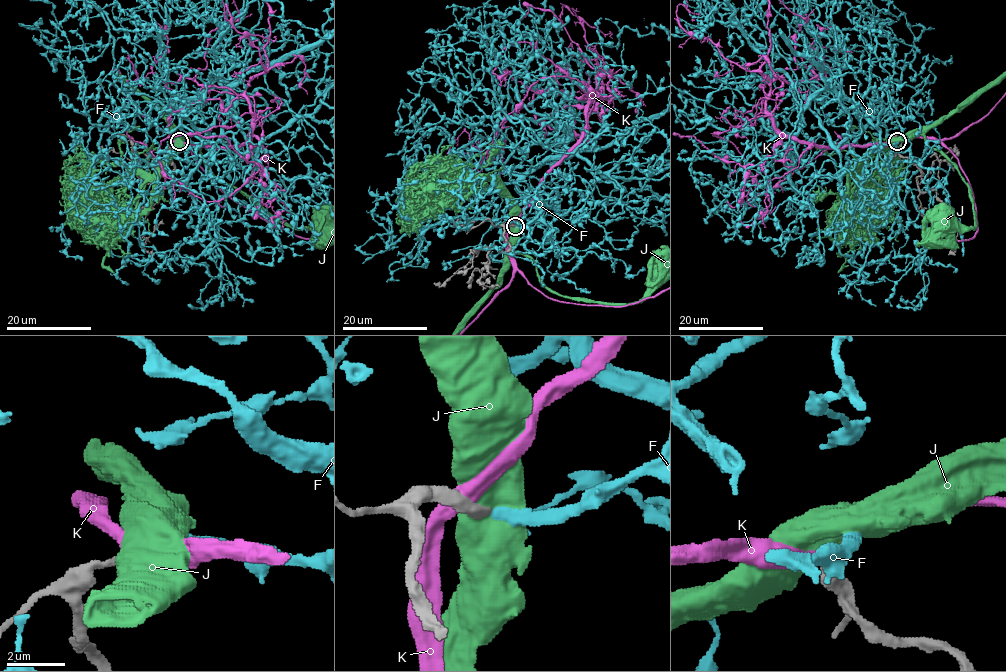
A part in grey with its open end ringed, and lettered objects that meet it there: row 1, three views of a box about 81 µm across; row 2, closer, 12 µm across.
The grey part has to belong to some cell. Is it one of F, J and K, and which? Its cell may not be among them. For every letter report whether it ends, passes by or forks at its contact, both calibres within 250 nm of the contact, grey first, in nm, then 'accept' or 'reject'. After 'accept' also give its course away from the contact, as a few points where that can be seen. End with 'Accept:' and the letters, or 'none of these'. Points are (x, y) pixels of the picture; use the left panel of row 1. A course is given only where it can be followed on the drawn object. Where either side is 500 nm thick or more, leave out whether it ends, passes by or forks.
F: it ends | 360/280 nm | accept
J: 400/750 nm | reject
K: 500/480 nm | reject
Accept: F

